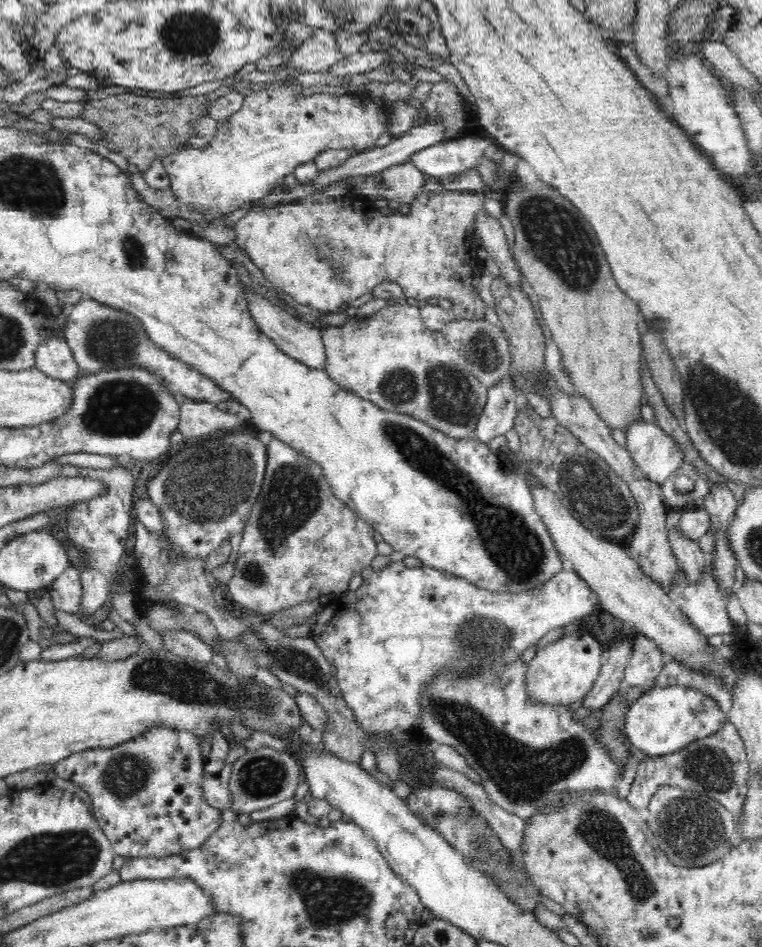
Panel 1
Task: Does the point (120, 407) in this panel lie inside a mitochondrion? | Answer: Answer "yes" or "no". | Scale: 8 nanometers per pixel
yes

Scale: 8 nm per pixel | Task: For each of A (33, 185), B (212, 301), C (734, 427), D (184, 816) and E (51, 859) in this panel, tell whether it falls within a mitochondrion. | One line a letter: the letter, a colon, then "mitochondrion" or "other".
A: mitochondrion
B: other
C: mitochondrion
D: other
E: mitochondrion

